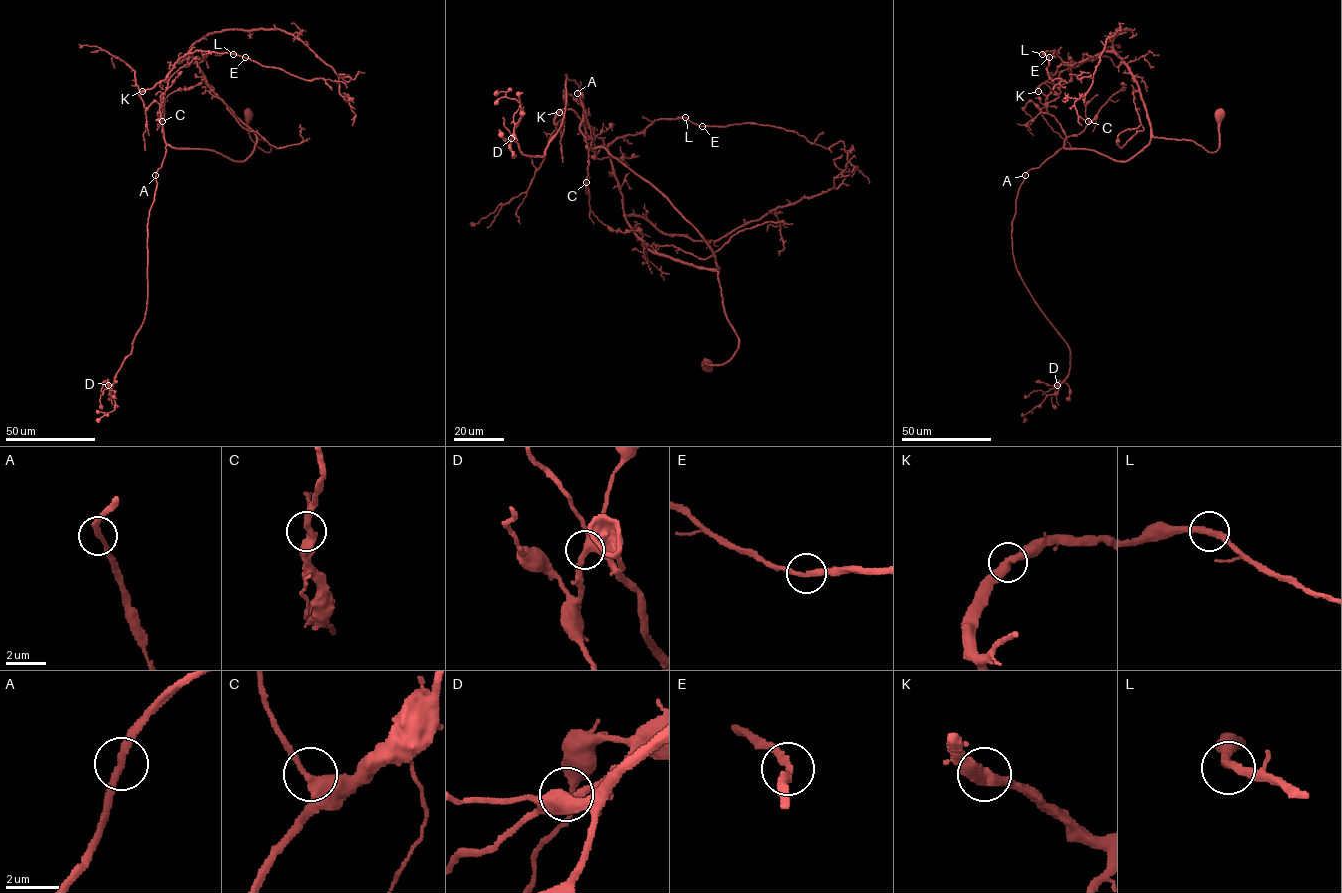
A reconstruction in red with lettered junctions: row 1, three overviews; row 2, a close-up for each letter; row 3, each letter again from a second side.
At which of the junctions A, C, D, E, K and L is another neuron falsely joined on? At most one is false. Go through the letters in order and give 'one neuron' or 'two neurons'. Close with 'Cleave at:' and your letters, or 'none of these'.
A: one neuron
C: one neuron
D: one neuron
E: one neuron
K: one neuron
L: one neuron
Cleave at: none of these

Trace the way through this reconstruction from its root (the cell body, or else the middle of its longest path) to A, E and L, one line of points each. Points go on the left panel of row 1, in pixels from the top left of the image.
A: (249, 113), (250, 139), (269, 152), (271, 145), (254, 133), (254, 149), (242, 161), (167, 145), (155, 175)
E: (249, 113), (250, 139), (269, 152), (271, 145), (217, 95), (188, 52), (177, 61), (196, 50), (245, 57)
L: (249, 113), (250, 139), (269, 152), (271, 145), (217, 95), (188, 52), (177, 61), (196, 50), (232, 54)

